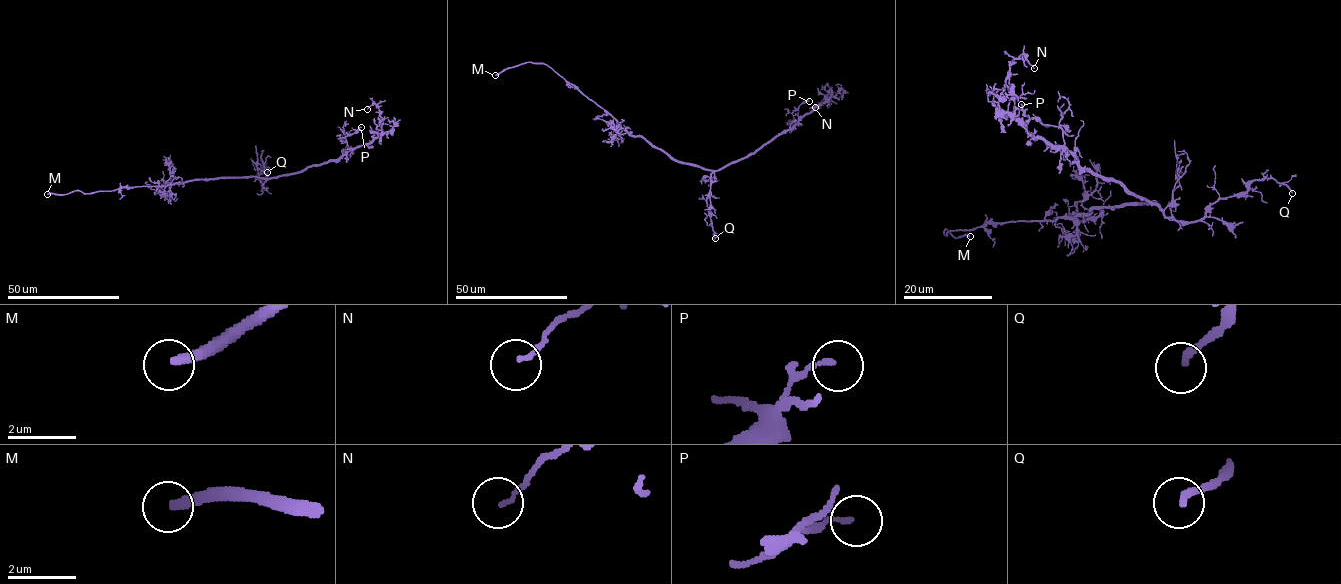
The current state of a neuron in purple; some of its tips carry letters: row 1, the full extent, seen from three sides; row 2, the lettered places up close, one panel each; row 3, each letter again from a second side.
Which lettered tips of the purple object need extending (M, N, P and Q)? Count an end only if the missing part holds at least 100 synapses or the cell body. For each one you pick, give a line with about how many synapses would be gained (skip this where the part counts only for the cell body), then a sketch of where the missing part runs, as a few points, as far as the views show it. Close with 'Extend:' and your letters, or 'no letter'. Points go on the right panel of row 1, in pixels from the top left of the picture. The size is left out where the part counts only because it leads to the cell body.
M: course (970, 236), (1002, 252), (1010, 254), (1017, 250)
Extend: M

